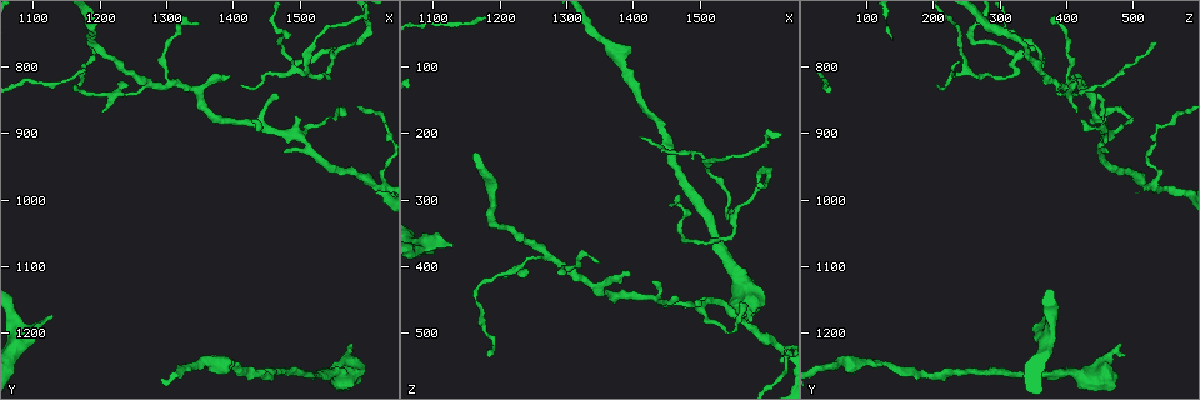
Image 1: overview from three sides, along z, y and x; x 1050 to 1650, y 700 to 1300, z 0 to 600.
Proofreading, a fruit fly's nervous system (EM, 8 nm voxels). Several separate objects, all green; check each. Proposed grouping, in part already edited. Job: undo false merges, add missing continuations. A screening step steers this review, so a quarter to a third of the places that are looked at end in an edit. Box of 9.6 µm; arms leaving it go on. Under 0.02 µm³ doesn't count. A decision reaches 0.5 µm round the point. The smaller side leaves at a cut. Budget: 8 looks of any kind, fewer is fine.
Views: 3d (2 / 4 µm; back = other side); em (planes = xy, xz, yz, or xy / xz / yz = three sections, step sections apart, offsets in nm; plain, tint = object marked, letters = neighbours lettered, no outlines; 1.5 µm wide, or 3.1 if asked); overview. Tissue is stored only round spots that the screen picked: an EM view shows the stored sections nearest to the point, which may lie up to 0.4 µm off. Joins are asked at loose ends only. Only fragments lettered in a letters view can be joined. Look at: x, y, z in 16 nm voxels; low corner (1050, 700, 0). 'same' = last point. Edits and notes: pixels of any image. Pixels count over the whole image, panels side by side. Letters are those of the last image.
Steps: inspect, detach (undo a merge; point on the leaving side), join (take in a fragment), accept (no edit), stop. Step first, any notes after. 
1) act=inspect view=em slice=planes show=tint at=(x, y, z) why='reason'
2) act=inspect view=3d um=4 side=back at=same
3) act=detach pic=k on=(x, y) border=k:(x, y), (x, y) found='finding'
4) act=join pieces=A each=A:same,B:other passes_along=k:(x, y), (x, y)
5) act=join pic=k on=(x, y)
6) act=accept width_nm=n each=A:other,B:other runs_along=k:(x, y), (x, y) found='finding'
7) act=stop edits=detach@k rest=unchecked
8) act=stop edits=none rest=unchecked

act=inspect view=em slice=planes show=letters at=(1395, 815, 410) why='thin end'

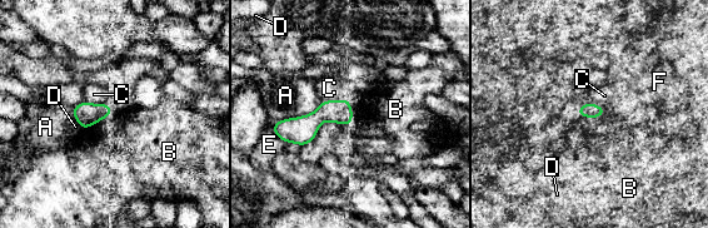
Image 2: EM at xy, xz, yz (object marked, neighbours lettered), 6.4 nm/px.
act=accept width_nm=100 longest_contact=A:320nm each=A:other,B:other,C:other,D:other,E:other,F:other found='none of them fits'

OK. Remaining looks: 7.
act=inspect view=3d um=4 side=back at=(1275, 825, 390) why='looks like a crossing'

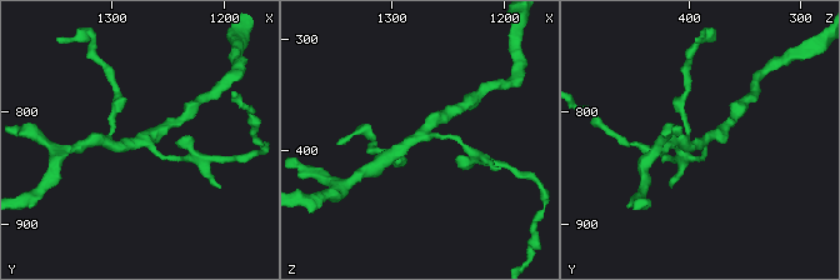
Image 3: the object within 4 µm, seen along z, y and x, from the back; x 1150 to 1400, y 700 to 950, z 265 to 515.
act=inspect view=em slice=xy step=4 show=tint at=(1278, 826, 388) arms=4

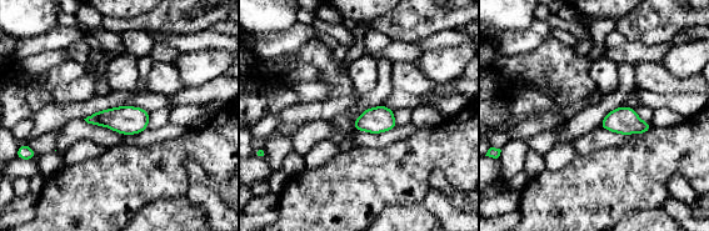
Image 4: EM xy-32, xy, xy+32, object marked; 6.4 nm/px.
act=inspect view=em slice=planes show=letters at=same

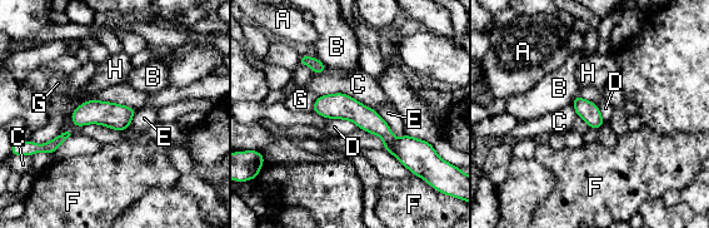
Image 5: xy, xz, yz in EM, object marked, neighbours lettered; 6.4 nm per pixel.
act=accept width_nm=130 each=A:other,B:other,C:other,D:other,E:other,F:other,G:other,H:other border=5:(329, 118), (350, 119), (359, 128) found='one neuron here'

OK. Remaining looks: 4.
act=inspect view=3d um=4 at=(1125, 1170, 375) why='an open end'

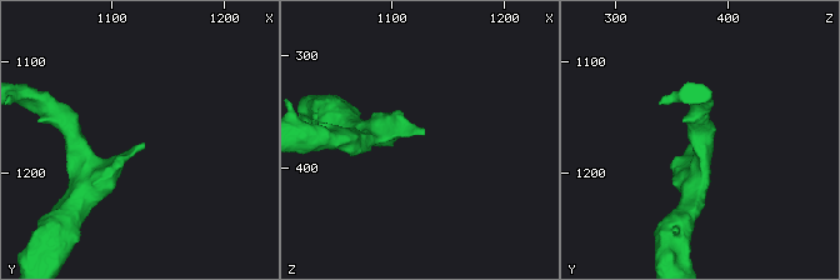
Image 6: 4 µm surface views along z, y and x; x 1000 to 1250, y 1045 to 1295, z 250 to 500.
act=inspect view=em slice=planes show=letters at=(1126, 1172, 370)

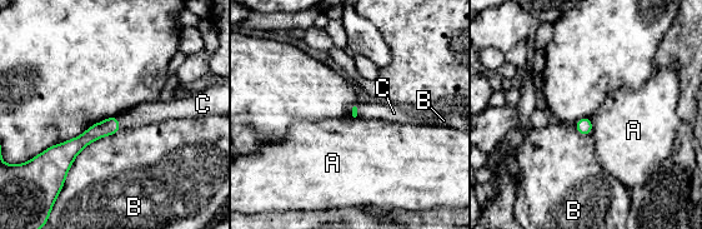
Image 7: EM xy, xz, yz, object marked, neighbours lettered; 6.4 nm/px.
act=join pieces=C each=A:other,B:other,C:same passes_along=7:(110, 125), (119, 123), (146, 113) found='it goes on there'

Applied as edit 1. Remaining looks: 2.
act=stop edits=join@7 rest=unchecked

